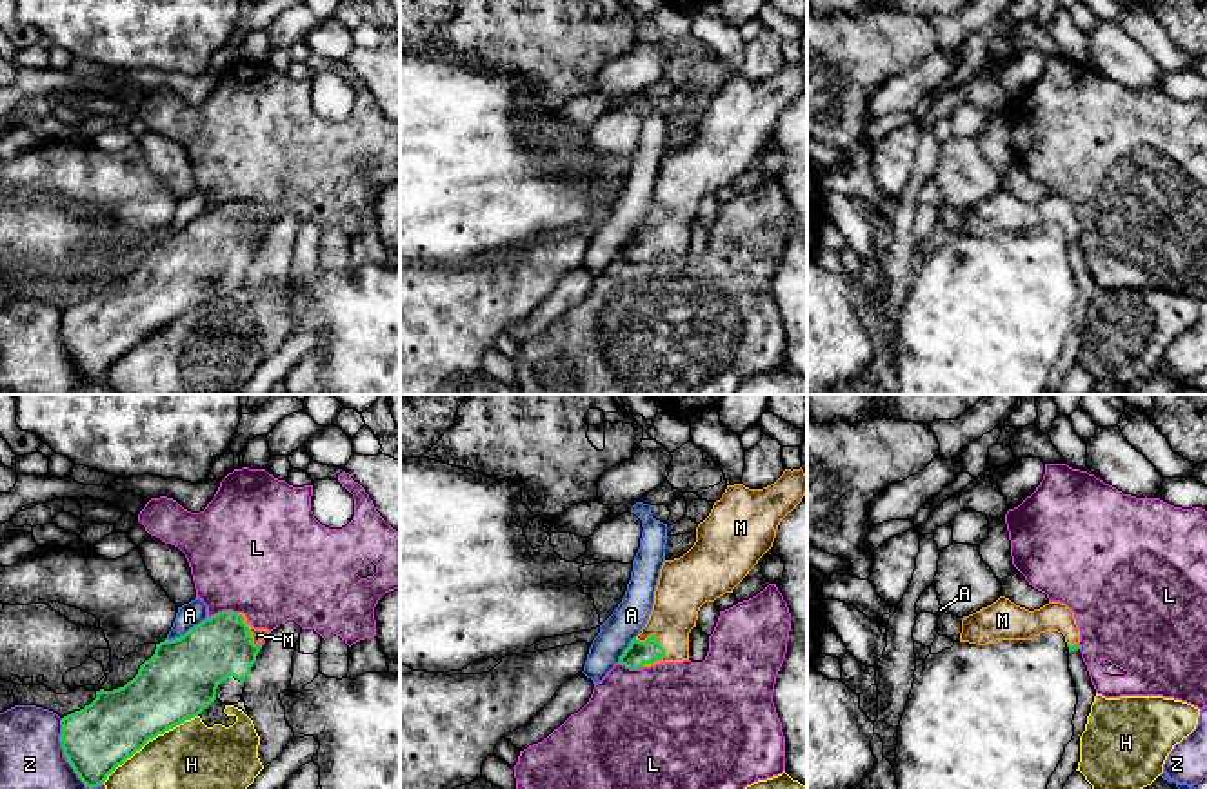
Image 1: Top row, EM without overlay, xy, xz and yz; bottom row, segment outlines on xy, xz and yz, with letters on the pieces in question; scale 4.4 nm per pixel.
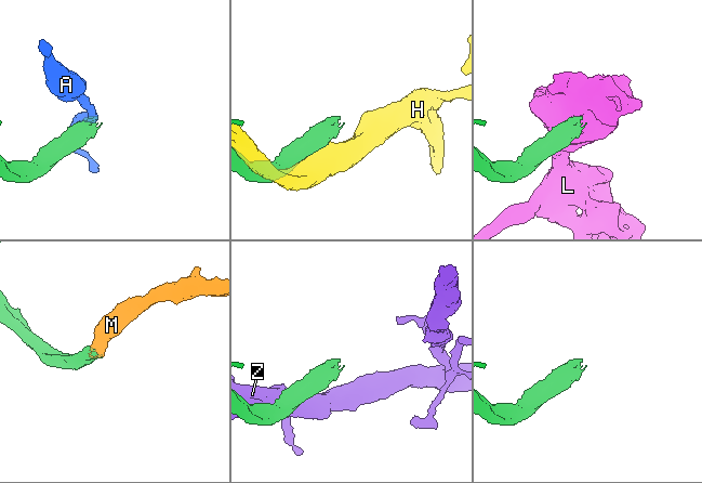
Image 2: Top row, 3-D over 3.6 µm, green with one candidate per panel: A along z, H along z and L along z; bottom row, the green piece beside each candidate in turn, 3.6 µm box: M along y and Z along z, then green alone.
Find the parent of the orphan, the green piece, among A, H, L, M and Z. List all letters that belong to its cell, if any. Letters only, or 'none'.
M

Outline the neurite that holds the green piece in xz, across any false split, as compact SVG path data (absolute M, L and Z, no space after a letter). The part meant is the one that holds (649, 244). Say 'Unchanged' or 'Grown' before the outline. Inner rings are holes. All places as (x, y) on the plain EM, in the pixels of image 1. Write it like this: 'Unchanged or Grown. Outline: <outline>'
Grown. Outline: M785 62L763 82L727 78L696 120L694 138L660 162L654 196L642 225L620 249L629 262L689 253L689 225L698 204L749 167L773 140L780 115L807 87L803 62Z

